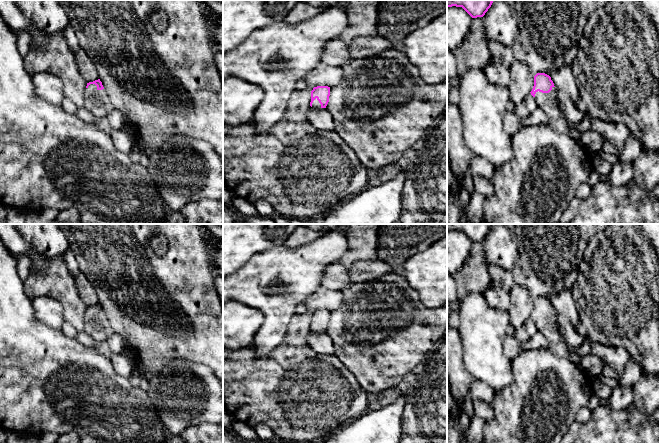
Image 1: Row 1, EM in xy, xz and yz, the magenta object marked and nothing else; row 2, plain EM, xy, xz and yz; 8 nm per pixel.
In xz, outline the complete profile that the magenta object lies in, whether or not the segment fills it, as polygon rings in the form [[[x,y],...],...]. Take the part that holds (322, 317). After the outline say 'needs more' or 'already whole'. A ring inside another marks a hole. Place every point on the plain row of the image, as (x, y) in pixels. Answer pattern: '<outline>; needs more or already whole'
[[[317,310],[311,315],[310,330],[315,332],[326,332],[329,326],[330,311]]]; needs more

